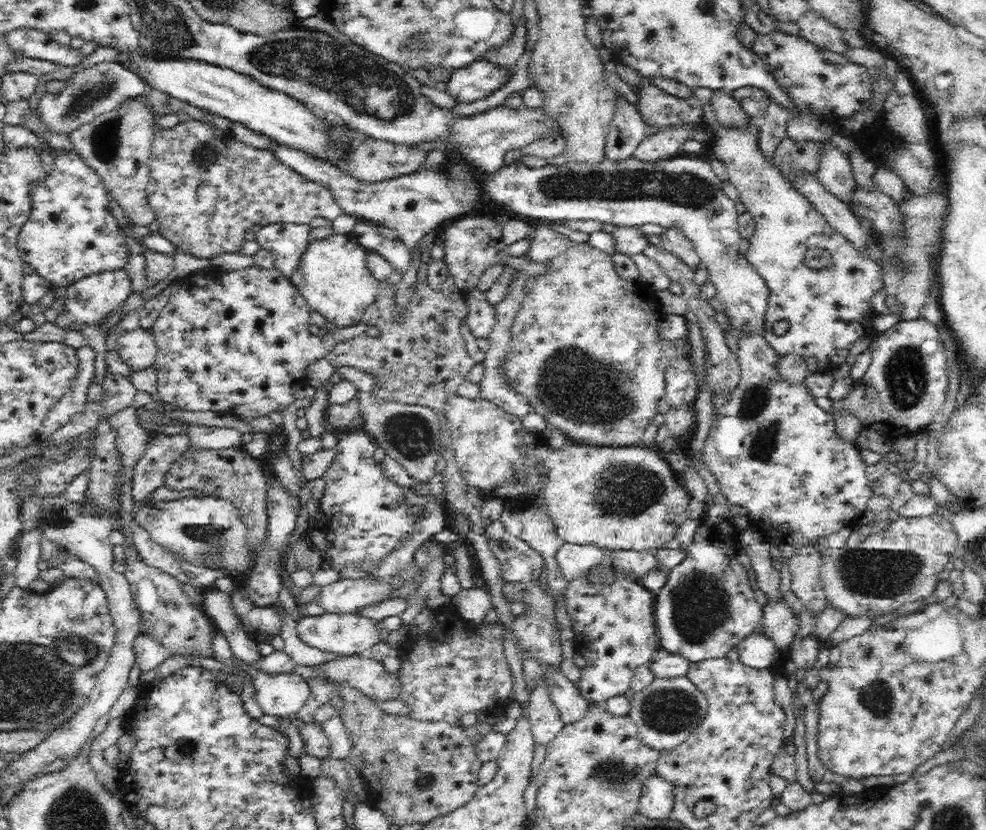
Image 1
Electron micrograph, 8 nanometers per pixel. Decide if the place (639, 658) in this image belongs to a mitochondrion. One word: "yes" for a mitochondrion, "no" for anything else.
no

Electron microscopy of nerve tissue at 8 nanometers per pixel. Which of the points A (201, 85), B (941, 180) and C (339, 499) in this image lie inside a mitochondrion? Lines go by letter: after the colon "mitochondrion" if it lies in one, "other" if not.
A: other
B: other
C: other

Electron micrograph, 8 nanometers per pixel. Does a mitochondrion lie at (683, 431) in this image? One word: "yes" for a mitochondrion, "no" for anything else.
no

